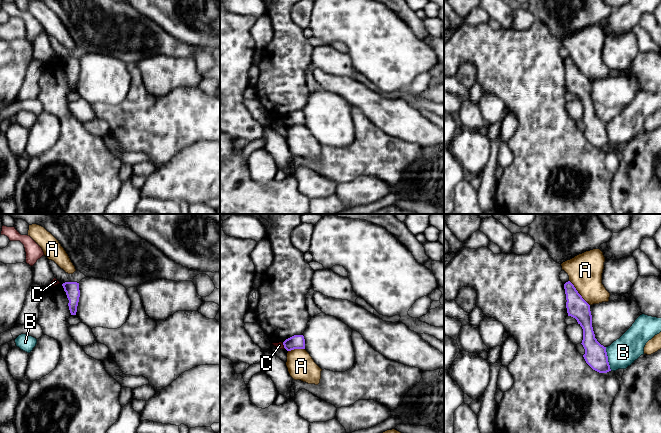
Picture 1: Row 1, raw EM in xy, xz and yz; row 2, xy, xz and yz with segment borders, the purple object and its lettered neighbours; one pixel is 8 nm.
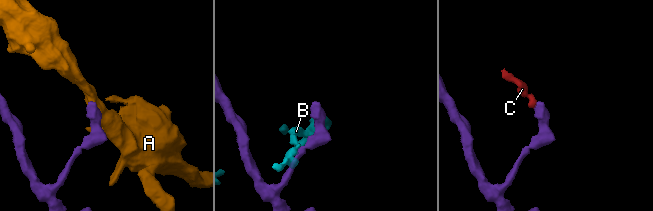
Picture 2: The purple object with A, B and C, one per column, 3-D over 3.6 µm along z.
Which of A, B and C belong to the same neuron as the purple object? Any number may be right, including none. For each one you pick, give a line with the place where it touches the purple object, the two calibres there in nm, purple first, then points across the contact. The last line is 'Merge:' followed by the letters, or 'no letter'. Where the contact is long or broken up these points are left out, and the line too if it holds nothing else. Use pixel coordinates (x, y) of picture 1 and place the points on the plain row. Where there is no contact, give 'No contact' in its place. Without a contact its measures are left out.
Merge: no letter

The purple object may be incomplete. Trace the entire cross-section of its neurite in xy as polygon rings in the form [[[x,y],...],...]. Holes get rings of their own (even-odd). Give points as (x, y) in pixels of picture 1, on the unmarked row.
[[[65,58],[62,60],[62,62],[69,76],[68,82],[69,82],[70,89],[71,91],[76,91],[77,82],[80,73],[79,59]]]

